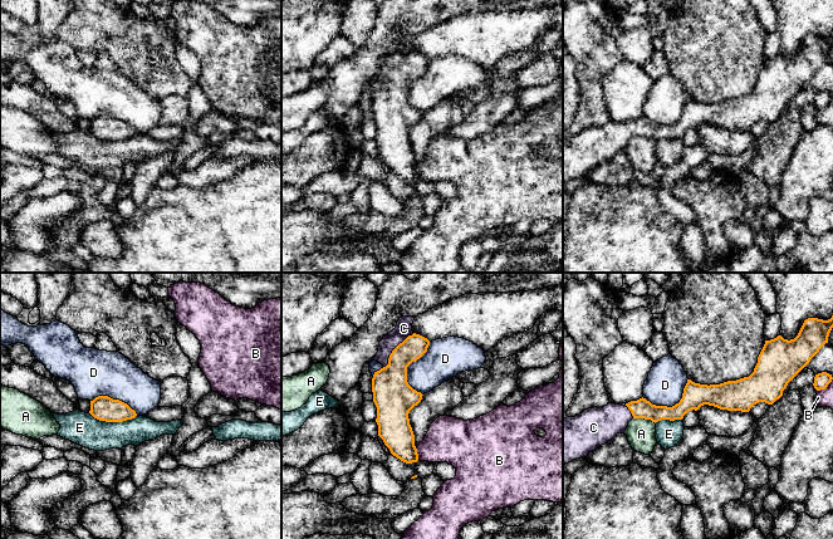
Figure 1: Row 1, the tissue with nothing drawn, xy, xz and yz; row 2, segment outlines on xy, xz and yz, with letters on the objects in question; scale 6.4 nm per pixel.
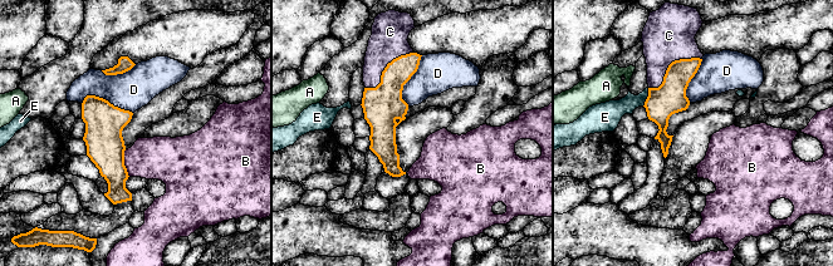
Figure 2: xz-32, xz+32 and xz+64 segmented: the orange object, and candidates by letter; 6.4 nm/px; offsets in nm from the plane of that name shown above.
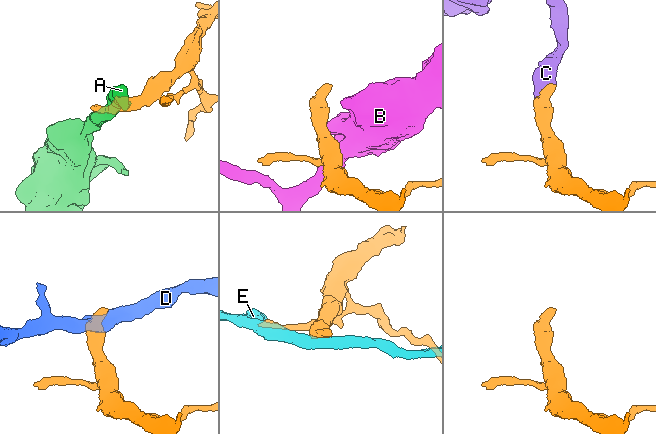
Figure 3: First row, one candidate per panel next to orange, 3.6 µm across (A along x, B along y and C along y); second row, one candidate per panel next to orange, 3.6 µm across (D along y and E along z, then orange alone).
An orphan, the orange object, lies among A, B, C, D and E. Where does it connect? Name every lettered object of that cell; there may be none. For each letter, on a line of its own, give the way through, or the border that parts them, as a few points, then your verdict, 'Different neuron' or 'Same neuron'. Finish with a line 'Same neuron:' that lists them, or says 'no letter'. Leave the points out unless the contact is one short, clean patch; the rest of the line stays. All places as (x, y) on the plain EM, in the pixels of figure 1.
A: Boundary: yz (633, 136), (650, 137), (655, 142). Different neuron
B: Different neuron
C: Path across: xz (390, 104), (395, 91), (395, 67), (402, 59), (403, 47). Same neuron
D: Different neuron
E: Different neuron
Same neuron: C

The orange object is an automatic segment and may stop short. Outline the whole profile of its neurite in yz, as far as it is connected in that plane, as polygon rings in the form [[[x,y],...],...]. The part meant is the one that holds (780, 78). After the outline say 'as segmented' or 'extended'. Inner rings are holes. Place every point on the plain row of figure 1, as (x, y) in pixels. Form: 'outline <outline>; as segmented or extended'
outline [[[833,34],[828,39],[808,36],[804,39],[798,54],[794,58],[784,58],[778,54],[765,59],[758,75],[754,90],[749,95],[736,99],[727,99],[720,103],[700,103],[691,98],[683,107],[682,117],[672,126],[652,123],[646,117],[616,123],[609,121],[604,126],[584,128],[575,136],[563,138],[563,185],[573,178],[585,176],[589,171],[611,160],[617,152],[623,152],[632,137],[645,137],[652,141],[661,138],[682,138],[689,129],[697,129],[701,124],[709,123],[720,128],[749,131],[750,127],[765,121],[773,123],[783,114],[788,102],[810,80],[819,68],[828,62],[833,46]]]; extended

